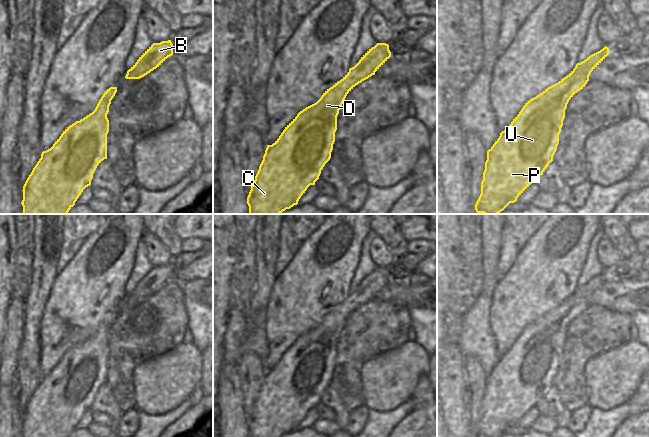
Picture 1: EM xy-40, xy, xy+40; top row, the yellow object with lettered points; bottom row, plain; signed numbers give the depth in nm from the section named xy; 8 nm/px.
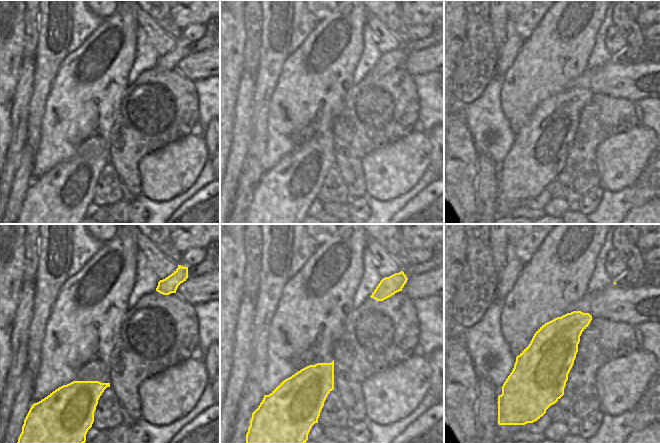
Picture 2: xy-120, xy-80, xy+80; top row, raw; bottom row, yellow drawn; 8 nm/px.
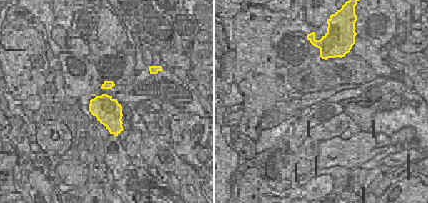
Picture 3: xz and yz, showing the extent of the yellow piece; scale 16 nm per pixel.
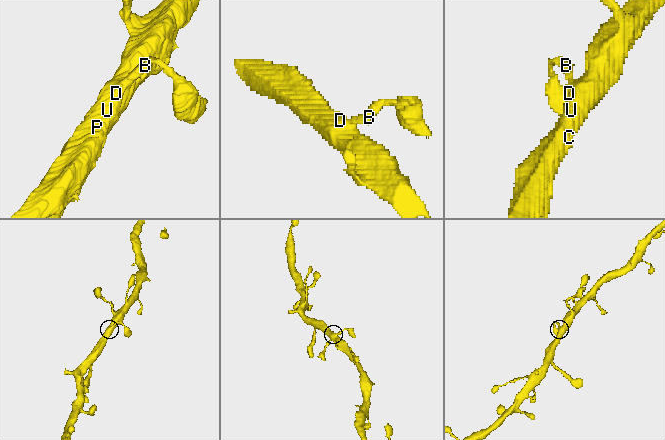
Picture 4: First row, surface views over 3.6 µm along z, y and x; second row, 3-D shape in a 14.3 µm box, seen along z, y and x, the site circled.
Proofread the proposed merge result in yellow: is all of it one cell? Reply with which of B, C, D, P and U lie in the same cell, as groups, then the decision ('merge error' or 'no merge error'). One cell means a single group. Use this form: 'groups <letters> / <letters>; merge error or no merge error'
groups B C D P U; no merge error

